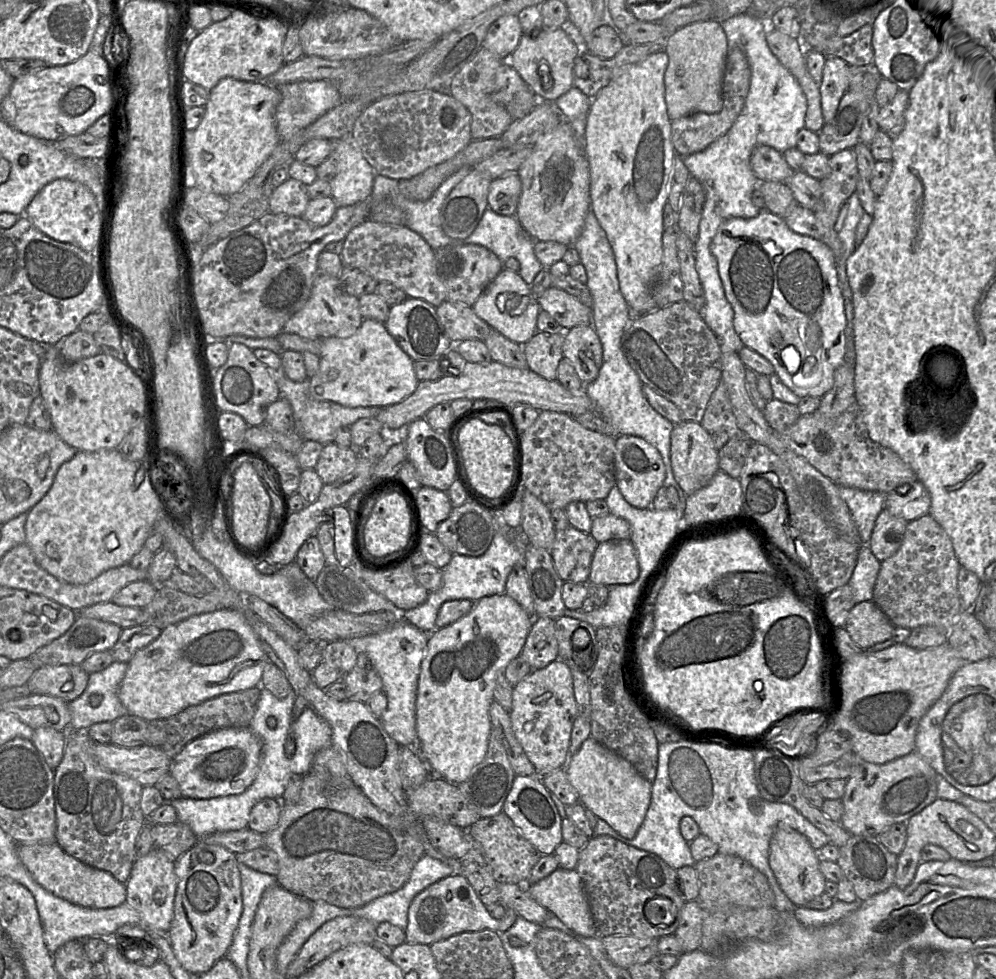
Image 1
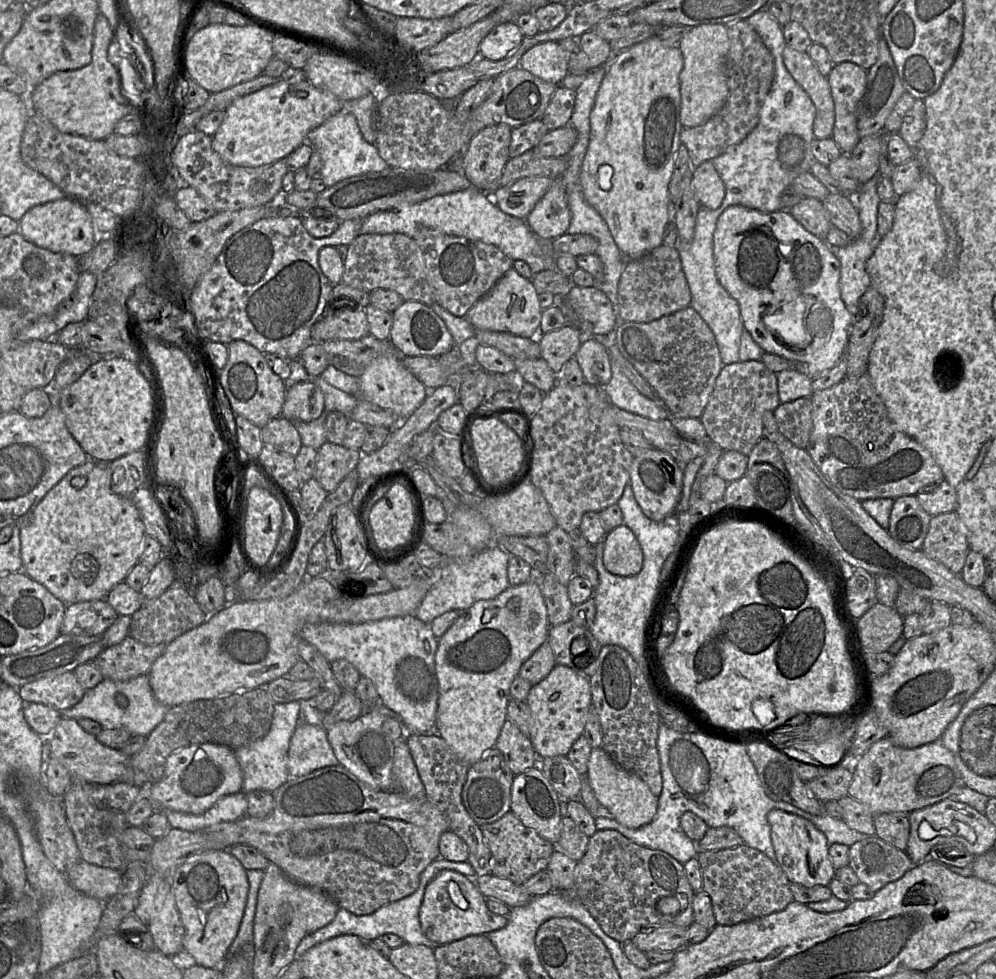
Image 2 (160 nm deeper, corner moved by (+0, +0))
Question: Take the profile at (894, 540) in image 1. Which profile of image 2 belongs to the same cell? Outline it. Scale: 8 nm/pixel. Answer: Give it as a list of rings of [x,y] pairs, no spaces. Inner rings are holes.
[[[916,495],[901,496],[894,500],[887,531],[901,546],[921,550],[931,518]]]

